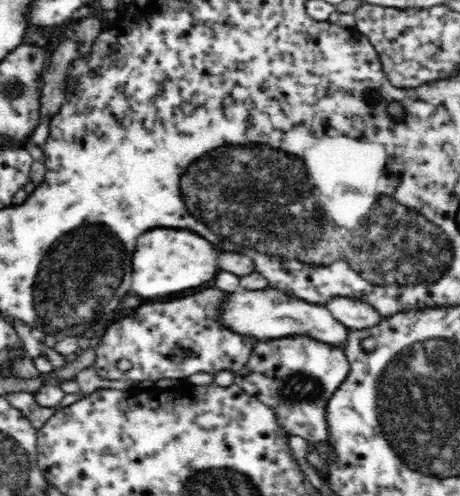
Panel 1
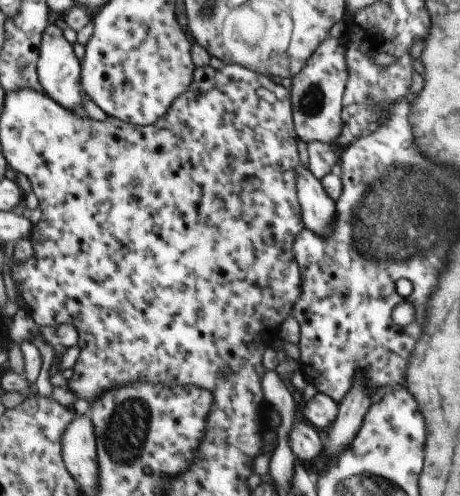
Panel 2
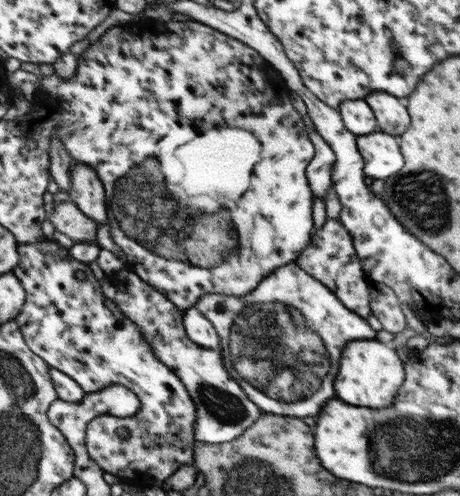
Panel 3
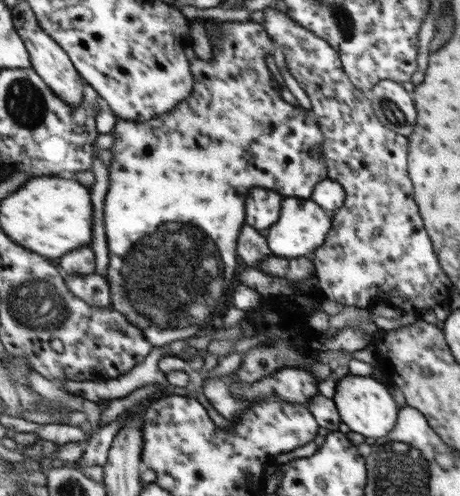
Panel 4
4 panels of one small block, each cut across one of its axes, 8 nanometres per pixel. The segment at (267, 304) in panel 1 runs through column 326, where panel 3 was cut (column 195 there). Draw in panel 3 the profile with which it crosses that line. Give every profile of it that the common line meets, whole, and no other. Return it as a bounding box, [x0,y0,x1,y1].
[183,308,219,350]

